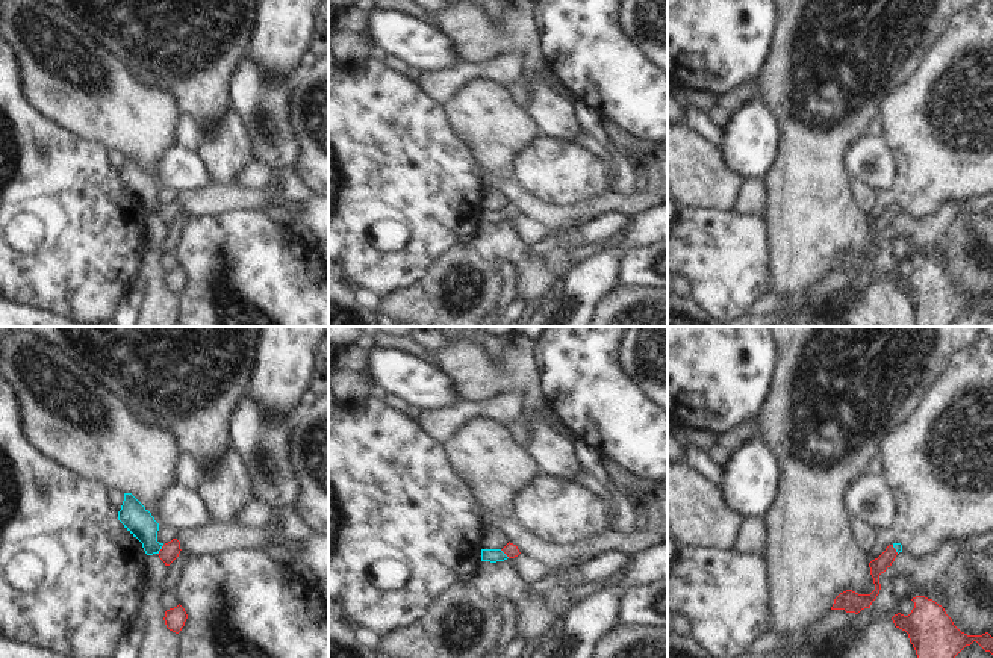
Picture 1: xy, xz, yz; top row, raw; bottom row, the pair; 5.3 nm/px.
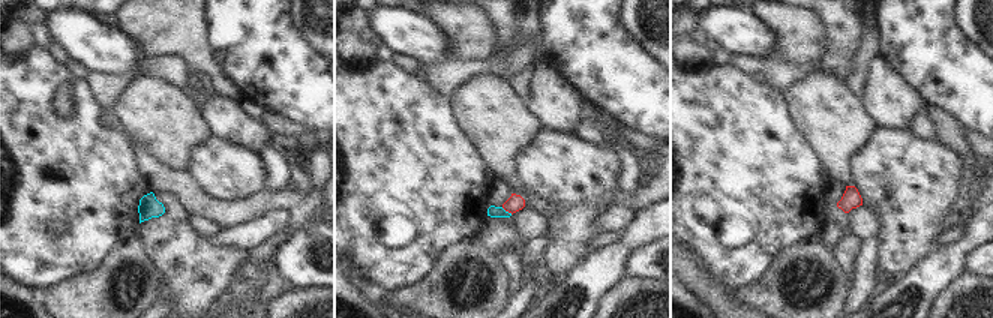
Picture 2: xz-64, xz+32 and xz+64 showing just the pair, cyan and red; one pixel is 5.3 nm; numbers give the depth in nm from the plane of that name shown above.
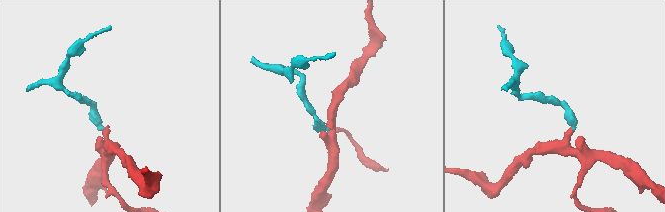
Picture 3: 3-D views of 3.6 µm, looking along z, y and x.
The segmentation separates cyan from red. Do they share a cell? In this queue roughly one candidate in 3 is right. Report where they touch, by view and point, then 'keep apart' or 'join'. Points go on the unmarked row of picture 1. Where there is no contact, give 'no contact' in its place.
xy (161, 209) | join

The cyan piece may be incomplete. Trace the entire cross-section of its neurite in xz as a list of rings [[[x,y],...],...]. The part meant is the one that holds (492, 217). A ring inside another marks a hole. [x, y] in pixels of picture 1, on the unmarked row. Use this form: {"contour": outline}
{"contour": [[[509,203],[503,210],[481,210],[481,222],[496,224],[515,219],[519,215],[518,207]]]}

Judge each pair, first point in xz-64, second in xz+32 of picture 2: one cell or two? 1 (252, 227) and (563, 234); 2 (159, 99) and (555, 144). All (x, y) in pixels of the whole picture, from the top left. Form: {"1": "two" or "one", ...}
{"1": "two", "2": "two"}

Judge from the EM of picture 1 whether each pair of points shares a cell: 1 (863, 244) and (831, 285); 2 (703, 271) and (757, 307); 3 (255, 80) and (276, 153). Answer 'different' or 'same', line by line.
1: different
2: different
3: same

